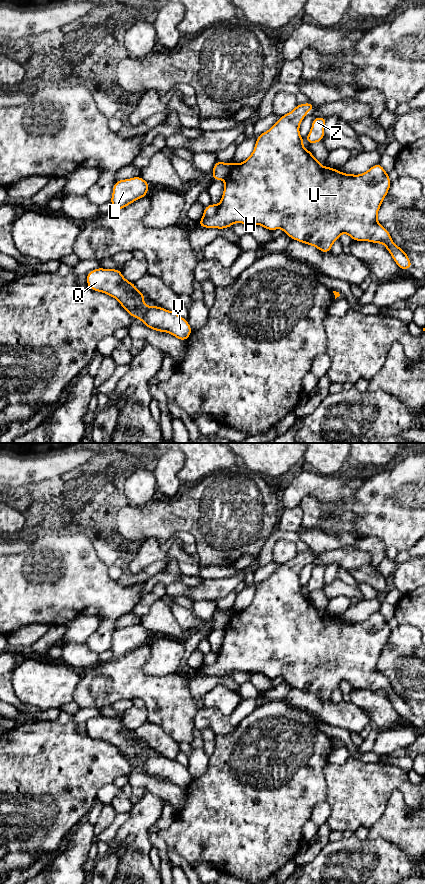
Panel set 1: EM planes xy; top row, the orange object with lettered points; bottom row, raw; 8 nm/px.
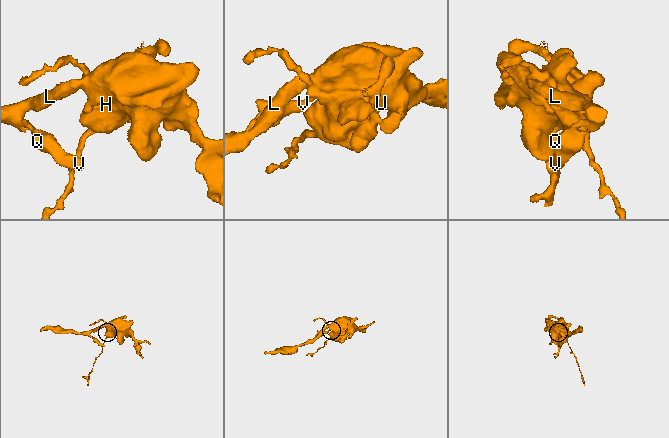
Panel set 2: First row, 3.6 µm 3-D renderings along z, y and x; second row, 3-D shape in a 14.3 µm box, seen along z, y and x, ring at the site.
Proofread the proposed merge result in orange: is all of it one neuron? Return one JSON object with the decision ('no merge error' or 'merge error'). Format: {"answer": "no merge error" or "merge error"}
{"answer": "merge error"}

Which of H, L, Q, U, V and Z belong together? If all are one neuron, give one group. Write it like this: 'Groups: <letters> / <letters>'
Groups: H L Q U V / Z

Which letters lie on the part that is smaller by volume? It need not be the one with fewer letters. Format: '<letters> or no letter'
Z

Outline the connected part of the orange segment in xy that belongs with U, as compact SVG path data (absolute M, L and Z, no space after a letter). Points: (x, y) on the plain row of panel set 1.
M312 550L298 552L295 557L279 568L266 580L257 583L257 589L252 602L242 611L235 612L225 626L225 635L217 660L212 666L204 666L197 671L203 676L230 676L234 671L248 674L261 673L269 679L281 676L291 687L314 694L321 700L331 700L332 692L342 681L347 681L353 689L369 689L382 691L391 702L394 710L401 718L408 718L412 711L400 695L391 687L391 683L377 668L380 654L391 634L388 621L381 611L375 612L360 623L345 622L328 613L322 615L322 609L317 608L312 600L302 593L299 574L308 560L315 556Z

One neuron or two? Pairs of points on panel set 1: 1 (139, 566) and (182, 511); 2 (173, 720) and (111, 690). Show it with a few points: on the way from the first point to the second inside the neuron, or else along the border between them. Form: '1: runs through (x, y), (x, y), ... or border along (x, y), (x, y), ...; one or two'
1: border along (143, 540), (155, 538), (161, 544); two
2: runs through (158, 705), (143, 690), (126, 690); one

